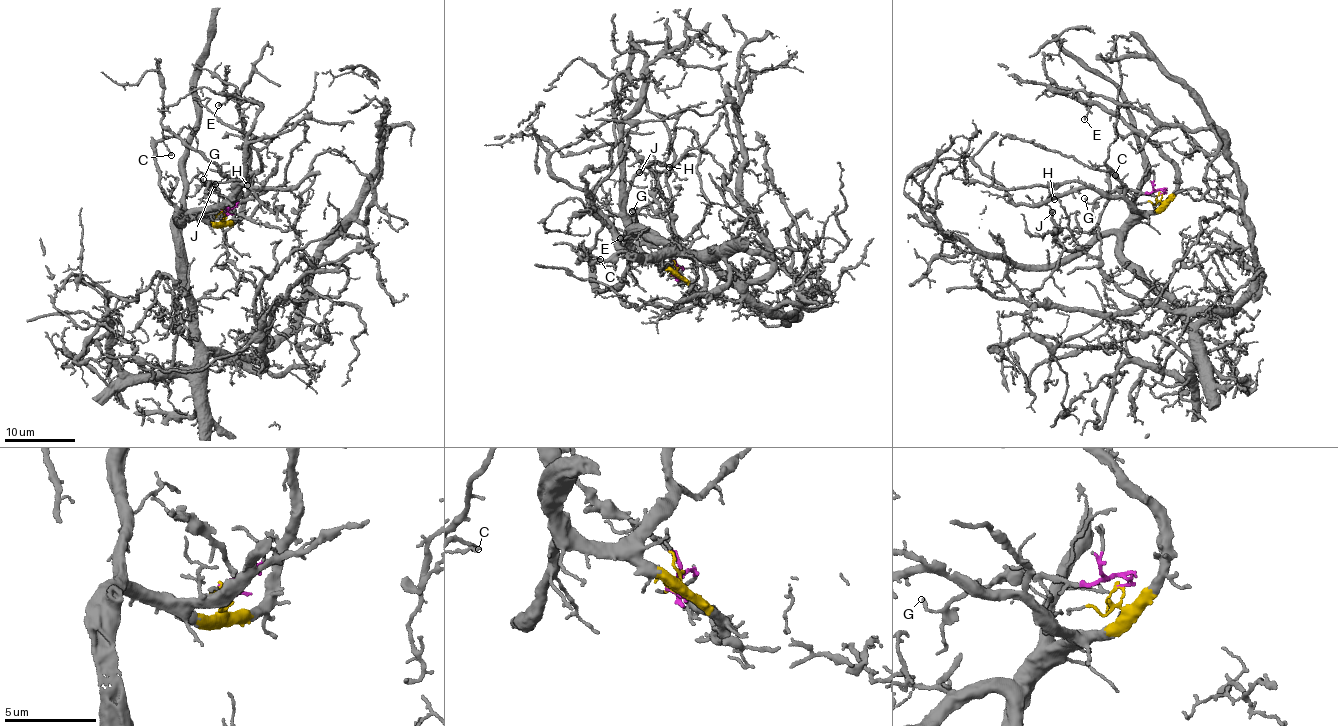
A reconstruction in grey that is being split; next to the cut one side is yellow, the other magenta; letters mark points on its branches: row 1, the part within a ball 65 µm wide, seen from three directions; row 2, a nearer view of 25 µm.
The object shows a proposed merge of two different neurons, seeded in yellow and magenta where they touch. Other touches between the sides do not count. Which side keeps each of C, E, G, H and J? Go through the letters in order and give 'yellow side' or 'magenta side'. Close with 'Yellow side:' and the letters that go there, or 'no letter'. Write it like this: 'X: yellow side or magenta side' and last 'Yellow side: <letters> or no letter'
C: yellow side
E: yellow side
G: magenta side
H: yellow side
J: yellow side
Yellow side: C, E, H, J

